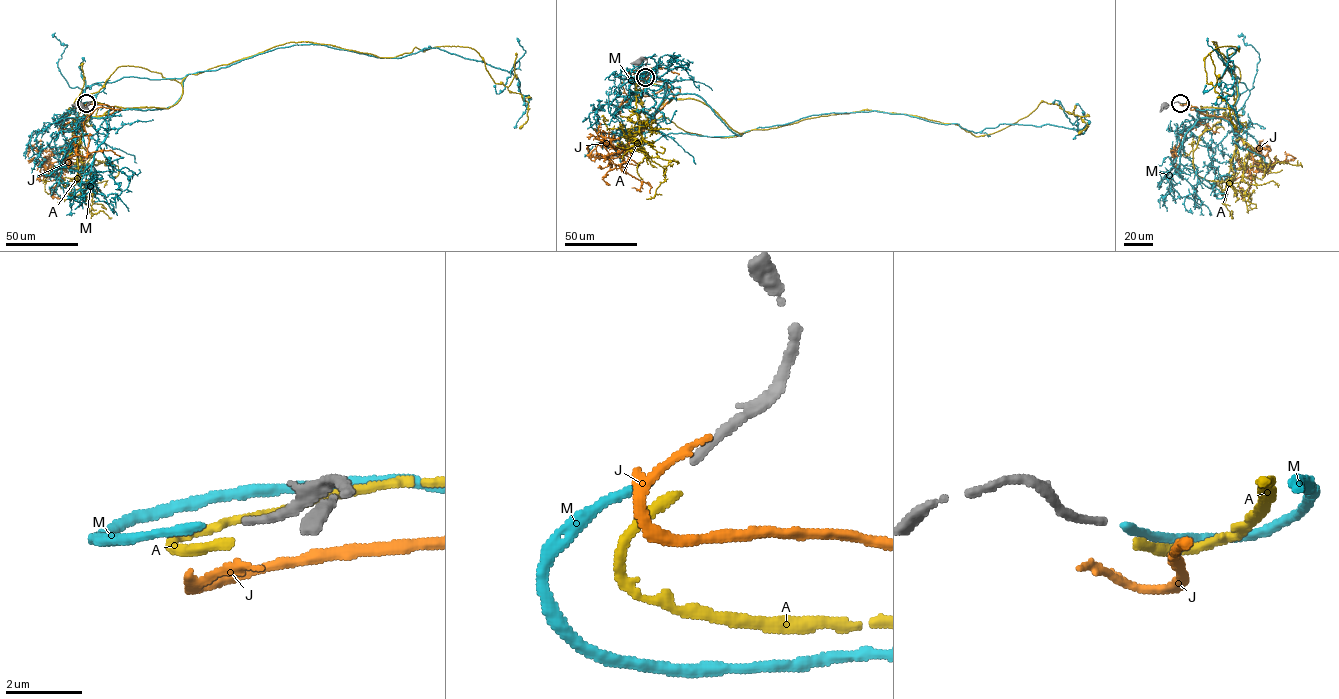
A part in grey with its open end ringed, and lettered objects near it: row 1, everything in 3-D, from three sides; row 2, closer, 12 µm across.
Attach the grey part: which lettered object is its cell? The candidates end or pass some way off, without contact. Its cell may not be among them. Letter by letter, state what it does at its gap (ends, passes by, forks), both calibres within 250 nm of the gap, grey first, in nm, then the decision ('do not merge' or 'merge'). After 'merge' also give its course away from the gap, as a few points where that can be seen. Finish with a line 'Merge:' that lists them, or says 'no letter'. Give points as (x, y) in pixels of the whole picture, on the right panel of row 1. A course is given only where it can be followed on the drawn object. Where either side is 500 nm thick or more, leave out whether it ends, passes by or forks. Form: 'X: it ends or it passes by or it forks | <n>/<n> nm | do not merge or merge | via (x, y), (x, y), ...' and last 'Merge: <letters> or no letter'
A: it ends | 200/260 nm | do not merge
J: it ends | 200/200 nm | do not merge
M: it ends | 200/240 nm | merge | via (1181, 103), (1199, 117), (1233, 106), (1213, 44), (1233, 48), (1231, 73), (1230, 60), (1206, 85)
Merge: M

